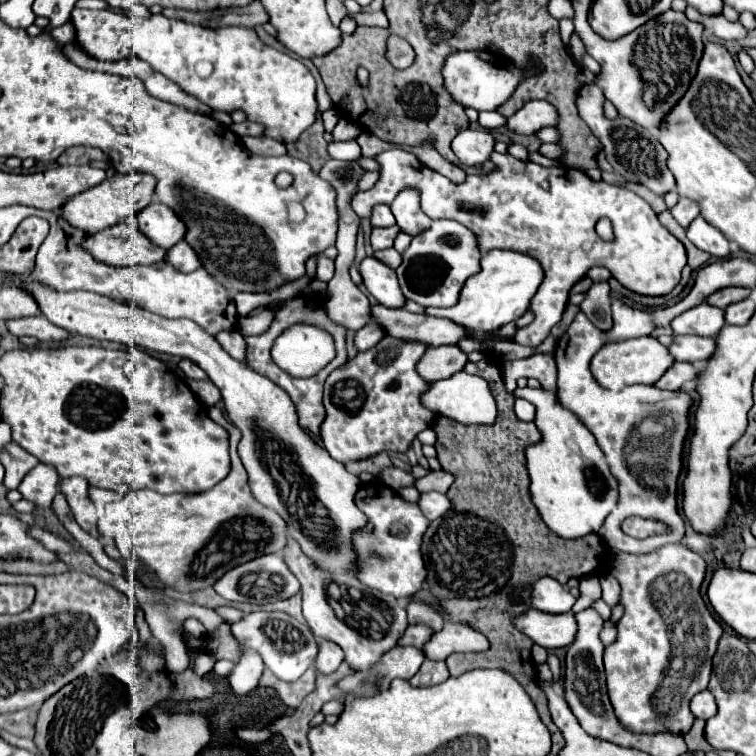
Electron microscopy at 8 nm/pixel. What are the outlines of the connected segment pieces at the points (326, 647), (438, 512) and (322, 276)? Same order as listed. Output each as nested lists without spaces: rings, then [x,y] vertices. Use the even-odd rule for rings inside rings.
[[[319,639],[319,653],[315,659],[317,671],[329,675],[339,667],[341,661],[343,661],[341,647],[337,647],[335,643],[327,643],[327,639]]]
[[[429,491],[429,493],[421,493],[417,505],[419,505],[421,513],[423,513],[429,521],[433,521],[433,519],[443,517],[443,515],[449,511],[451,501],[449,501],[447,495],[443,495],[443,493]]]
[[[317,255],[317,279],[327,283],[333,277],[333,271],[335,271],[333,259],[329,259],[325,255]]]

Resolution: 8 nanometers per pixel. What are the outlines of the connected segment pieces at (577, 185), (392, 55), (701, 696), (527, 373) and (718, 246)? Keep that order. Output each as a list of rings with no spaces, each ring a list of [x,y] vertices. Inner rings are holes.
[[[389,149],[379,153],[375,157],[379,163],[379,181],[369,191],[359,191],[353,197],[353,211],[361,215],[361,219],[369,219],[375,205],[391,205],[395,195],[403,187],[419,187],[421,189],[421,207],[431,219],[453,219],[457,223],[463,223],[477,235],[477,245],[481,253],[489,253],[491,249],[509,249],[517,253],[525,253],[533,259],[537,259],[543,267],[543,281],[531,299],[529,309],[533,311],[535,319],[531,325],[517,329],[515,343],[525,347],[539,347],[547,337],[553,325],[557,325],[563,317],[563,311],[567,307],[569,289],[585,277],[585,273],[593,265],[603,265],[611,271],[611,275],[629,291],[649,297],[661,297],[671,293],[677,283],[681,281],[681,269],[687,265],[687,253],[679,239],[675,239],[659,221],[653,209],[633,191],[609,185],[605,181],[591,181],[585,171],[565,167],[541,167],[531,161],[517,161],[509,153],[495,155],[497,169],[485,177],[481,175],[469,175],[465,183],[453,183],[445,179],[441,173],[431,171],[429,167],[421,165],[421,161],[403,149]],[[601,217],[609,217],[613,225],[613,241],[603,241],[597,231],[595,223]]]
[[[391,35],[387,39],[387,59],[391,61],[393,67],[405,69],[413,63],[413,57],[415,57],[415,51],[405,39],[401,39],[397,35]]]
[[[701,691],[691,699],[691,711],[697,719],[709,719],[717,713],[715,697],[709,691]]]
[[[535,353],[525,359],[503,363],[503,383],[505,389],[509,389],[509,395],[513,395],[519,377],[535,377],[543,389],[555,389],[557,365],[553,353]]]
[[[697,217],[689,229],[687,229],[687,239],[699,247],[701,251],[713,255],[713,257],[729,257],[731,245],[725,239],[721,231],[717,231],[713,225],[709,225],[703,217]]]

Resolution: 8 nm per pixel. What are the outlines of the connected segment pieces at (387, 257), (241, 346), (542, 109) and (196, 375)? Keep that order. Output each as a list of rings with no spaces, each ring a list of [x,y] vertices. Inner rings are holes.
[[[391,247],[391,249],[381,249],[381,251],[375,251],[373,253],[373,257],[375,259],[379,259],[381,263],[385,263],[385,265],[389,265],[391,269],[397,269],[399,267],[399,263],[401,263],[401,255]]]
[[[237,329],[235,331],[221,331],[217,335],[217,341],[233,359],[247,363],[247,343],[245,343],[245,337]]]
[[[529,101],[525,103],[515,115],[507,119],[507,129],[521,133],[521,135],[533,135],[537,129],[545,125],[557,123],[557,111],[547,101]]]
[[[181,359],[179,361],[179,367],[181,367],[181,371],[189,377],[189,379],[197,379],[197,381],[209,381],[209,377],[205,375],[205,371],[199,367],[199,365],[195,365],[193,361],[189,361],[189,359]]]

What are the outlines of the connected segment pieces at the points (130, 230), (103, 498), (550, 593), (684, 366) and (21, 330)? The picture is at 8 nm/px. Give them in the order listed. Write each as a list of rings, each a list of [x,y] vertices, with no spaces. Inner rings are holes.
[[[117,223],[83,239],[81,247],[93,255],[99,263],[111,267],[153,265],[165,259],[165,249],[153,245],[139,227]]]
[[[91,487],[89,489],[89,497],[93,503],[109,503],[109,501],[115,501],[119,499],[121,495],[119,493],[113,493],[113,491],[105,491],[105,489],[97,489],[97,487]]]
[[[541,577],[533,583],[531,591],[531,607],[545,611],[545,613],[567,613],[575,603],[575,597],[569,589],[557,583],[553,577]]]
[[[673,363],[661,379],[655,383],[657,389],[667,389],[667,391],[677,391],[685,381],[691,381],[697,377],[697,369],[691,363]]]
[[[35,315],[35,317],[23,317],[23,319],[11,319],[7,321],[9,331],[13,335],[20,337],[35,337],[39,341],[65,341],[69,337],[73,337],[67,331],[61,331],[61,327],[55,327],[53,323],[49,323],[43,315]]]

